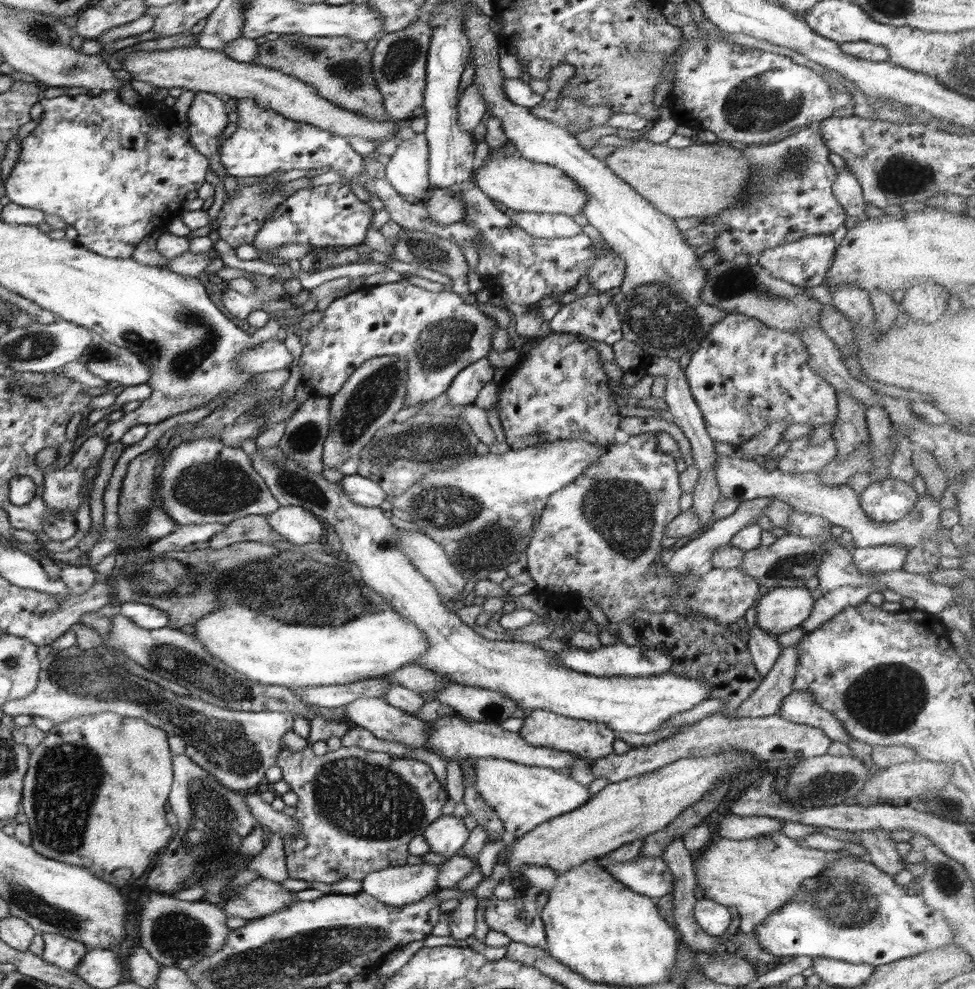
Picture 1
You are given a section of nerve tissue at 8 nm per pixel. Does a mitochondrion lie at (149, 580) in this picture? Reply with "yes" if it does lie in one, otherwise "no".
yes

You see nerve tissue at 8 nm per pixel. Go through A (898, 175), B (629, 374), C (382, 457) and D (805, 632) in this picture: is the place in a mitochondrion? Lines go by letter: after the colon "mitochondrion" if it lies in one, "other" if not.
A: mitochondrion
B: other
C: mitochondrion
D: other

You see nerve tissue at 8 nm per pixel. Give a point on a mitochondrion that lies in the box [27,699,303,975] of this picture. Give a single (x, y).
(67, 776)

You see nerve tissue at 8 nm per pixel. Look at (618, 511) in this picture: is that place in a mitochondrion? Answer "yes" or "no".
yes

